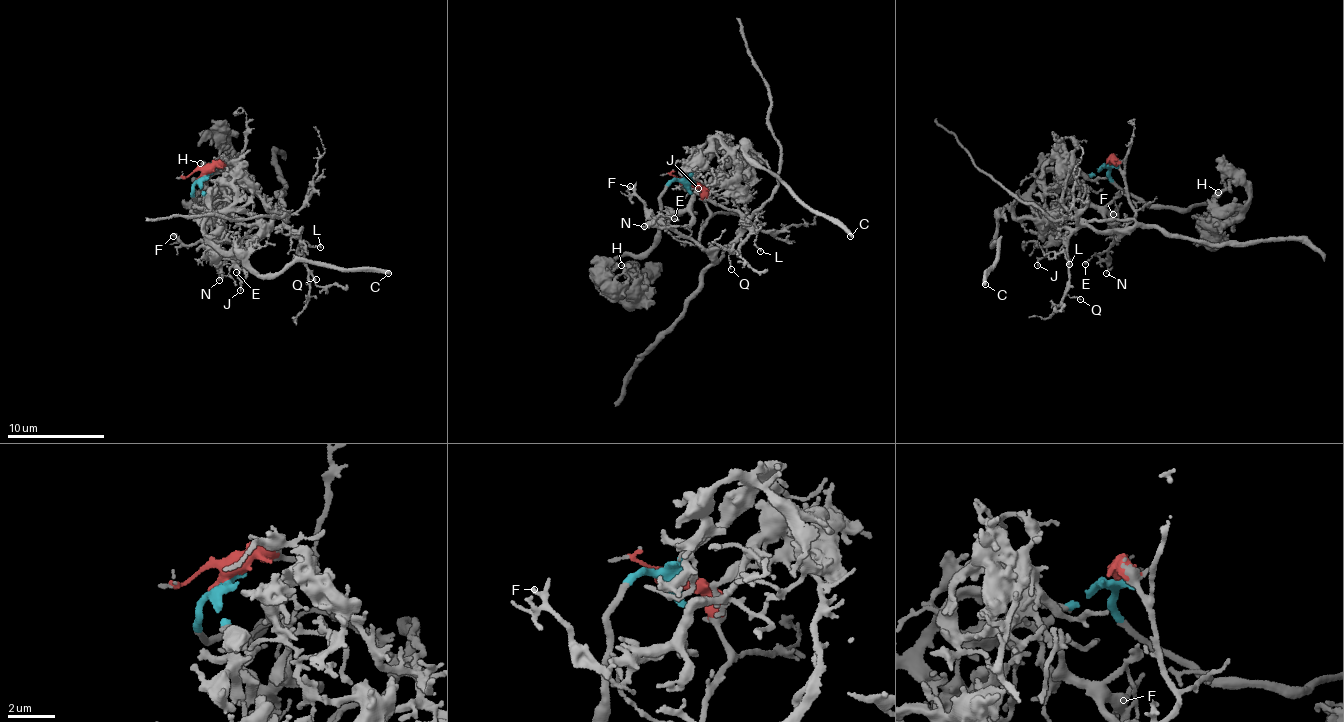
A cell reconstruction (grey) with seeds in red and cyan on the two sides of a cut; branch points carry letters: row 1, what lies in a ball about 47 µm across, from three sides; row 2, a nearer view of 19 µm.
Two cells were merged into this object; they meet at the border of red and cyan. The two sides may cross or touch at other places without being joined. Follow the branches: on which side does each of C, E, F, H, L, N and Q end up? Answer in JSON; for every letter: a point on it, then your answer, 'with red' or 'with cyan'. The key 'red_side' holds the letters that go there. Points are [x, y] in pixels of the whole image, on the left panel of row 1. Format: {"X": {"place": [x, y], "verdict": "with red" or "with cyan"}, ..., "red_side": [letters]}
{"C": {"place": [388, 273], "verdict": "with cyan"}, "E": {"place": [236, 272], "verdict": "with red"}, "F": {"place": [173, 236], "verdict": "with red"}, "H": {"place": [200, 163], "verdict": "with cyan"}, "L": {"place": [320, 247], "verdict": "with red"}, "N": {"place": [219, 280], "verdict": "with red"}, "Q": {"place": [316, 279], "verdict": "with red"}, "red_side": ["E", "F", "L", "N", "Q"]}

